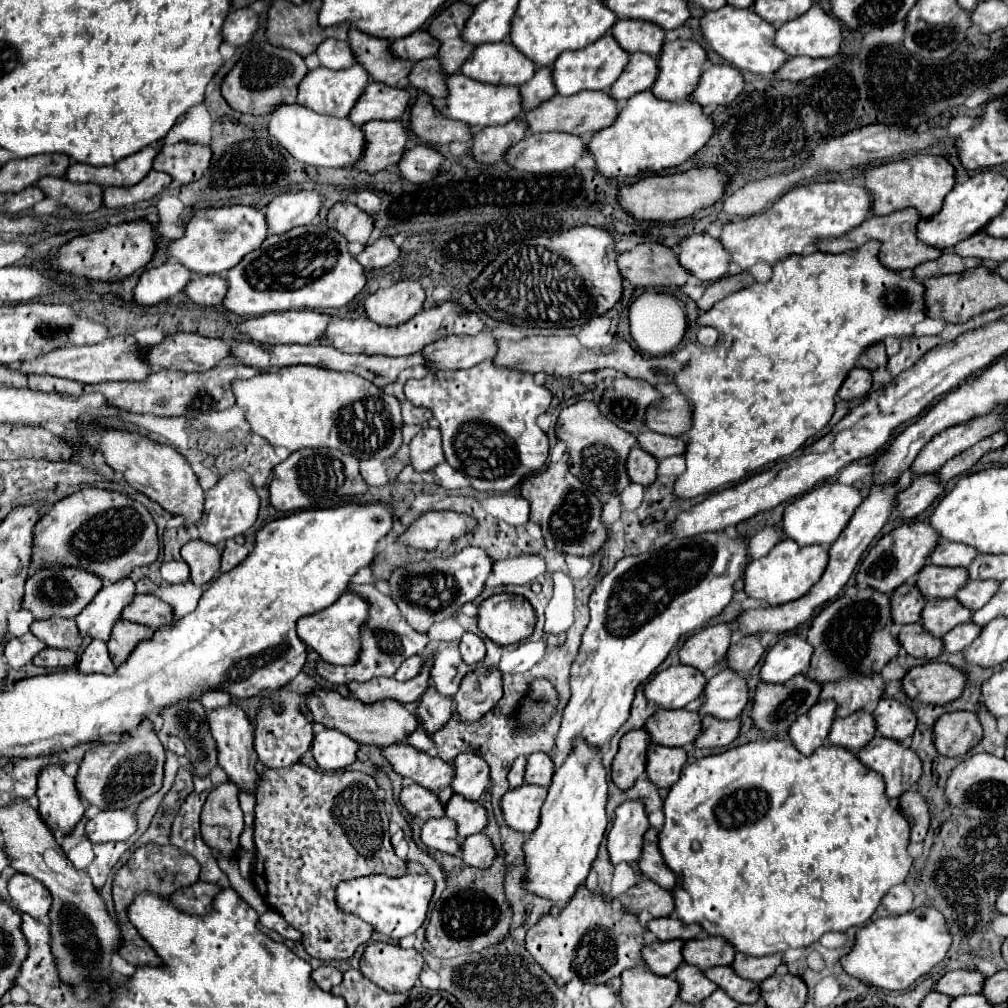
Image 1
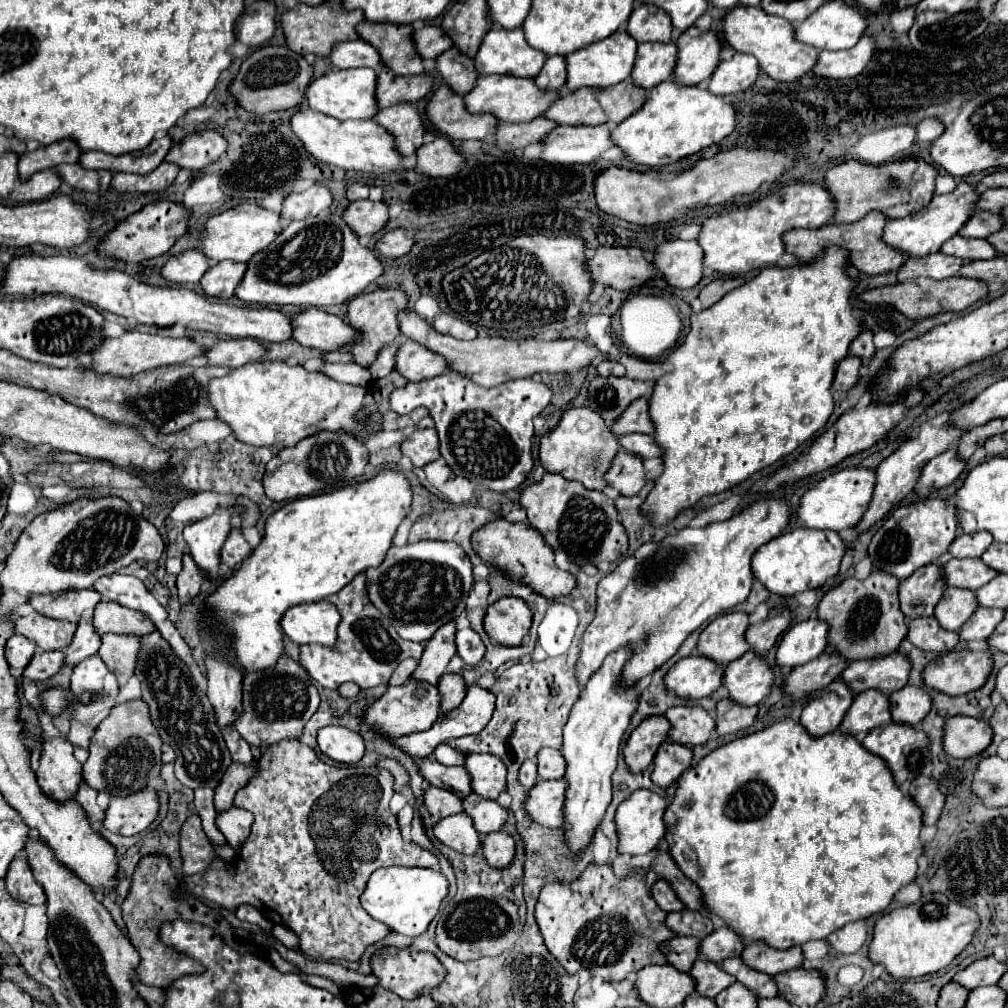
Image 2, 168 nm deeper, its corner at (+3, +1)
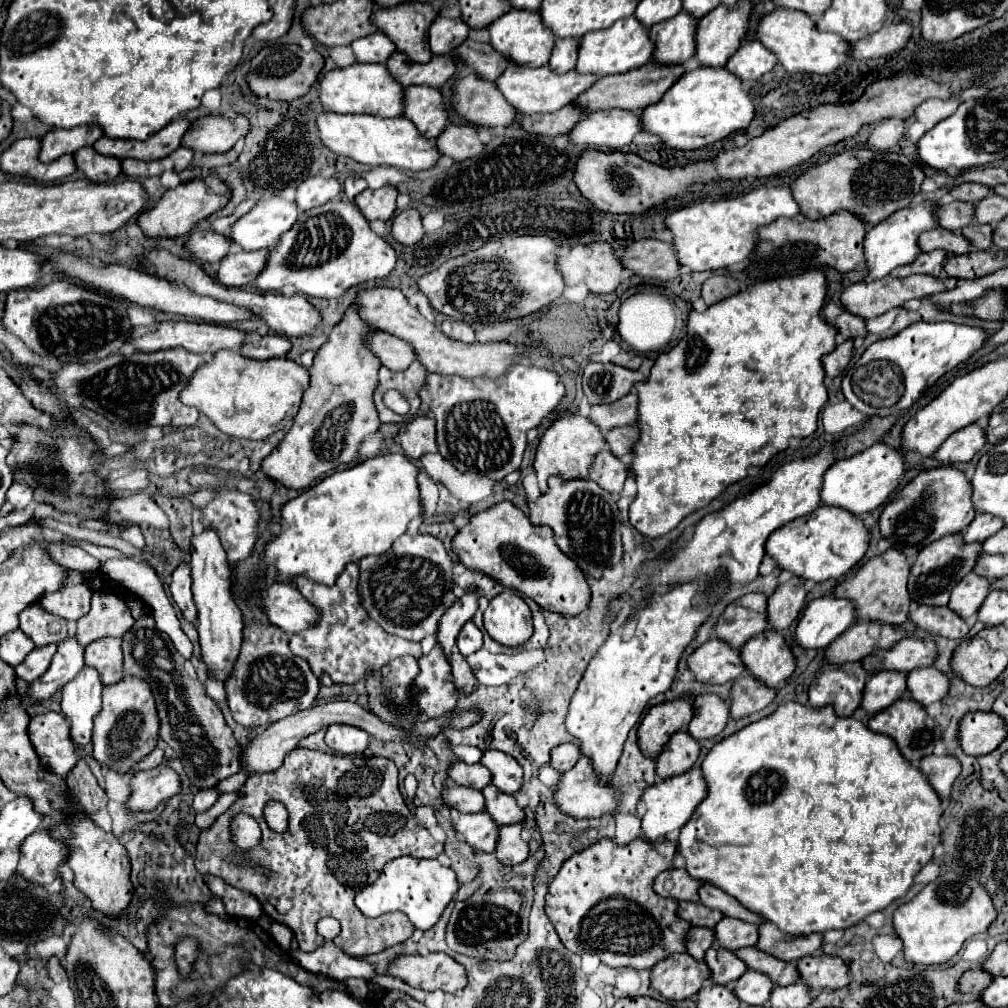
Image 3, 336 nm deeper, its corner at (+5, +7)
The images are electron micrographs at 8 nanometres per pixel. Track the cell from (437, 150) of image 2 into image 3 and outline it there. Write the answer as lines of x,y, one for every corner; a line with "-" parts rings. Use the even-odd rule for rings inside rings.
447,126
439,138
437,148
443,152
443,156
453,158
455,162
463,162
467,158
477,156
483,150
483,142
477,136
477,130
473,126

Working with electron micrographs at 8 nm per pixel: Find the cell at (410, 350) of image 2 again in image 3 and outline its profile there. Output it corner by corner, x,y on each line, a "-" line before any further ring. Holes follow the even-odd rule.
377,332
369,336
369,348
379,356
381,364
393,372
407,370
415,360
415,352
411,344
399,340
397,336
387,336
387,332

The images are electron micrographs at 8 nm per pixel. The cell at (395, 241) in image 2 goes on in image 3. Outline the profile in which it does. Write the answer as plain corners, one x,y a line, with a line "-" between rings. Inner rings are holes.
405,210
401,214
395,216
393,226
391,226
391,236
403,244
403,246
411,246
417,244
423,238
423,226
421,226
421,216
417,210

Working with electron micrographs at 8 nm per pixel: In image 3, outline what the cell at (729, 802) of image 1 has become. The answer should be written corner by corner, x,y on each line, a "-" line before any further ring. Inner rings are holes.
787,702
779,706
771,716
745,726
729,738
717,742
701,764
703,778
707,782
707,796
695,808
693,816
681,828
677,846
679,854
685,858
687,872
701,880
719,886
733,898
737,898
747,910
759,914
763,920
773,922
781,932
791,936
813,934
823,930
843,930
859,924
867,914
883,910
895,898
907,894
913,884
913,876
931,860
933,848
939,844
939,816
941,816
941,800
937,792
931,788
927,778
907,764
907,760
899,754
895,742
889,736
871,732
863,722
851,718
835,716
833,708
809,708
797,702

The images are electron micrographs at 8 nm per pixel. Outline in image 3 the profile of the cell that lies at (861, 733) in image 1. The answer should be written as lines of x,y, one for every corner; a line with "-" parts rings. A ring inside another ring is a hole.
877,672
867,678
863,698
861,698
861,710
865,710
867,716
875,716
883,708
897,702
905,692
905,674
901,672

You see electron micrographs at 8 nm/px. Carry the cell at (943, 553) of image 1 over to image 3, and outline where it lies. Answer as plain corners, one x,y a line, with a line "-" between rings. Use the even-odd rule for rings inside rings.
979,514
975,516
975,520
967,526
967,530
963,532
963,540
965,544
973,544
973,542
983,542
989,536
993,536
995,532
999,532
1003,528
1003,522
991,514

